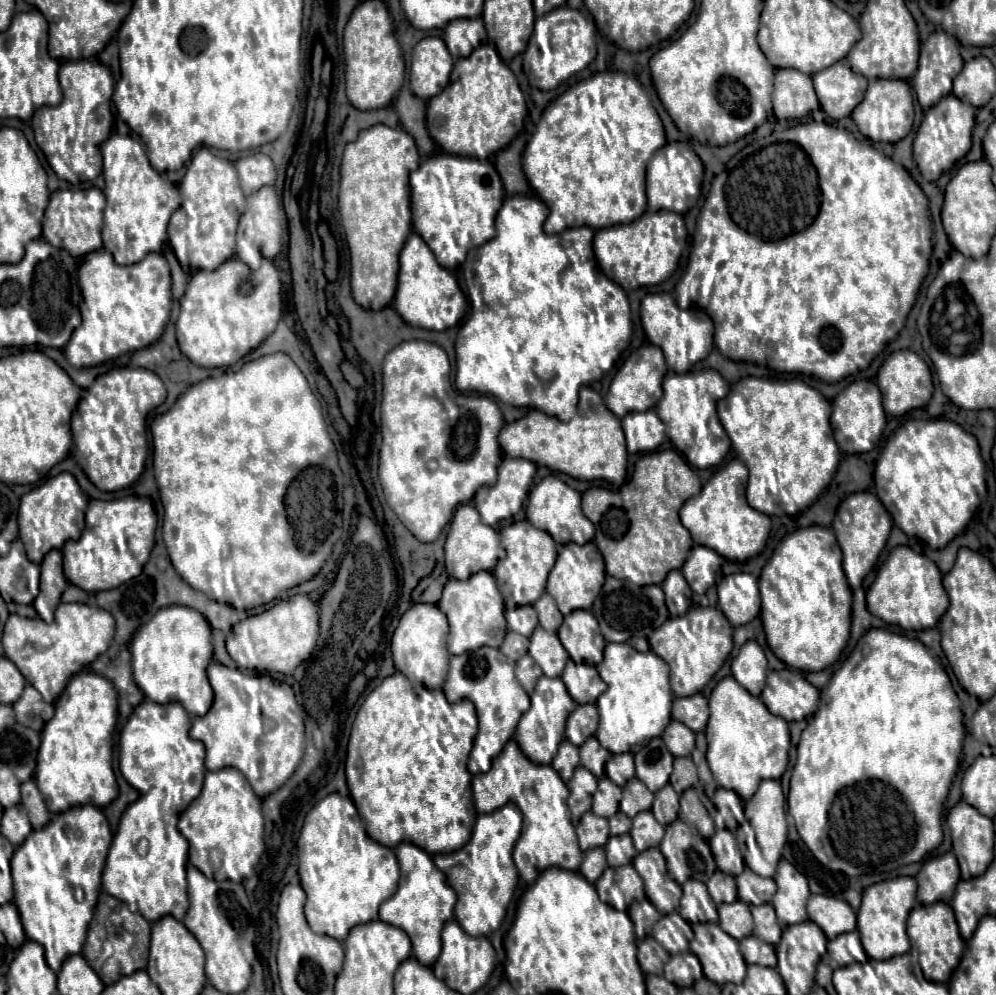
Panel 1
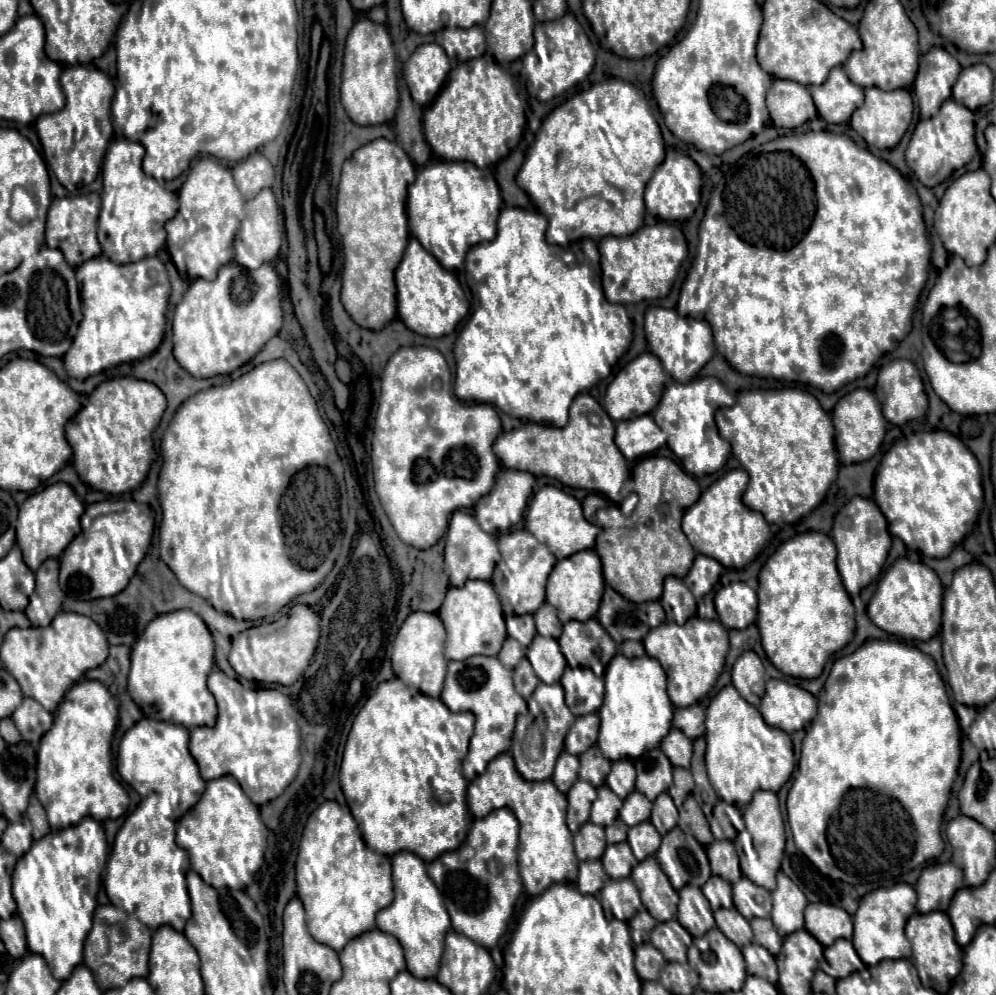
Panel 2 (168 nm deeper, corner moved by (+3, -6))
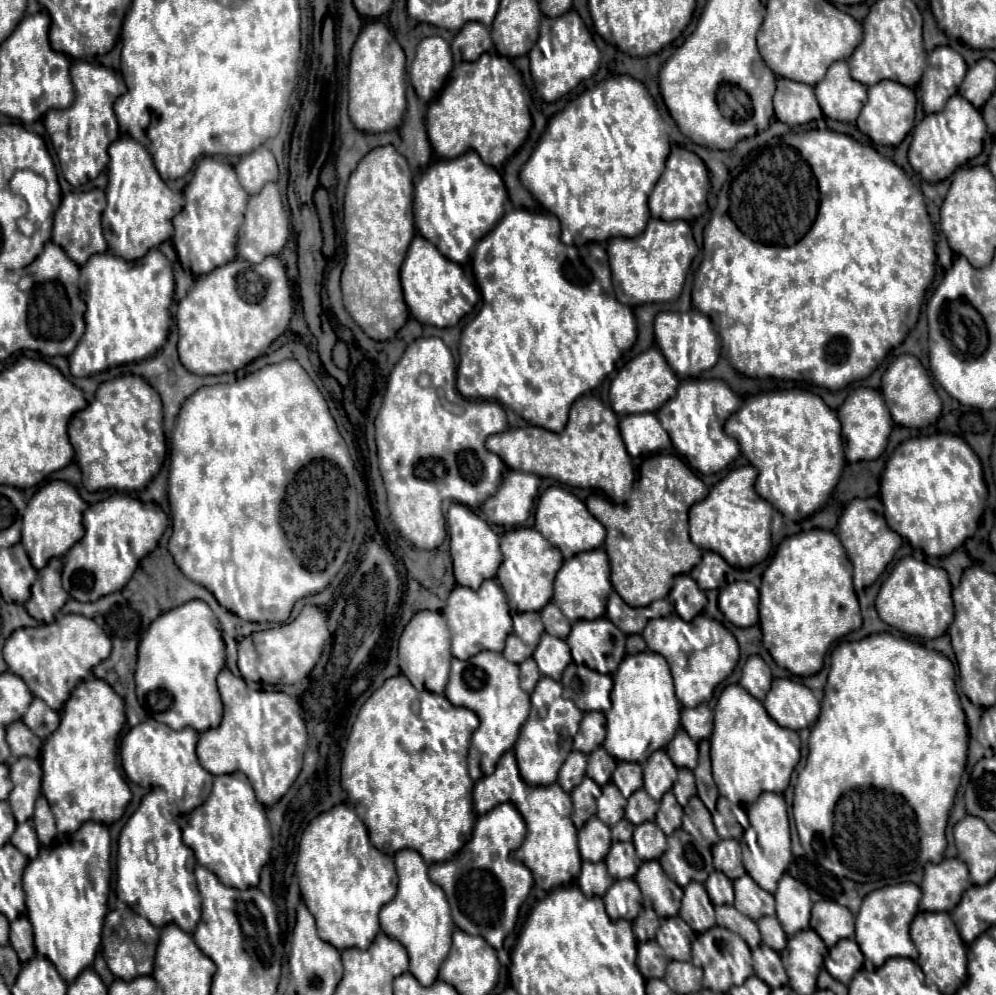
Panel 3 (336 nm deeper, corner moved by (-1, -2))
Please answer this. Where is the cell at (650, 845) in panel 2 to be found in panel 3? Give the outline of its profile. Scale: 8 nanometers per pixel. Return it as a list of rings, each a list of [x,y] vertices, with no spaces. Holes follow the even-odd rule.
[[[642,823],[634,829],[634,839],[632,839],[638,857],[642,861],[648,859],[658,859],[666,851],[666,835],[656,827],[656,823]]]

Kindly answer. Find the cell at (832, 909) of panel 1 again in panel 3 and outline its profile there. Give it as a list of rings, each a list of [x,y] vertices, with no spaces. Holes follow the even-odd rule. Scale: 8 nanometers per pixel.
[[[818,901],[812,907],[810,927],[824,939],[826,947],[832,947],[844,937],[854,937],[854,915],[840,903]]]

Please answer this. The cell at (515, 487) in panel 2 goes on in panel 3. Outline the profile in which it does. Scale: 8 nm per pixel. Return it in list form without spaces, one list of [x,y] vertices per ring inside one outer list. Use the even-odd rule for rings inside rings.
[[[508,471],[498,493],[482,505],[486,519],[494,525],[520,525],[528,519],[538,495],[540,477],[534,473]]]

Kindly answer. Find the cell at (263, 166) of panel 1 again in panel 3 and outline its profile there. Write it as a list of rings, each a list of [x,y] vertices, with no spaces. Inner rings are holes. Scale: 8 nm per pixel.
[[[264,145],[254,149],[252,153],[244,155],[238,163],[236,163],[236,173],[238,173],[238,181],[240,185],[250,193],[256,195],[262,191],[262,187],[268,181],[276,181],[278,177],[278,165],[276,159],[272,155],[270,149],[266,149]]]

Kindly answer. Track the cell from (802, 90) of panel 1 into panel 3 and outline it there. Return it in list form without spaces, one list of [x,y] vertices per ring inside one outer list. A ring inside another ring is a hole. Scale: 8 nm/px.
[[[780,77],[774,95],[775,118],[786,125],[802,125],[822,119],[822,109],[814,97],[814,89],[806,83]]]

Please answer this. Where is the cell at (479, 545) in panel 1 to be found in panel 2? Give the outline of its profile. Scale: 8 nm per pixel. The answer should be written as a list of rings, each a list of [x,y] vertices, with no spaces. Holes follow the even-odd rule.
[[[454,511],[450,517],[446,547],[444,547],[444,565],[446,565],[446,573],[450,577],[450,583],[454,587],[462,587],[468,579],[490,581],[498,561],[500,561],[500,551],[496,547],[496,541],[480,529],[480,525],[476,523],[476,519],[470,513]]]

